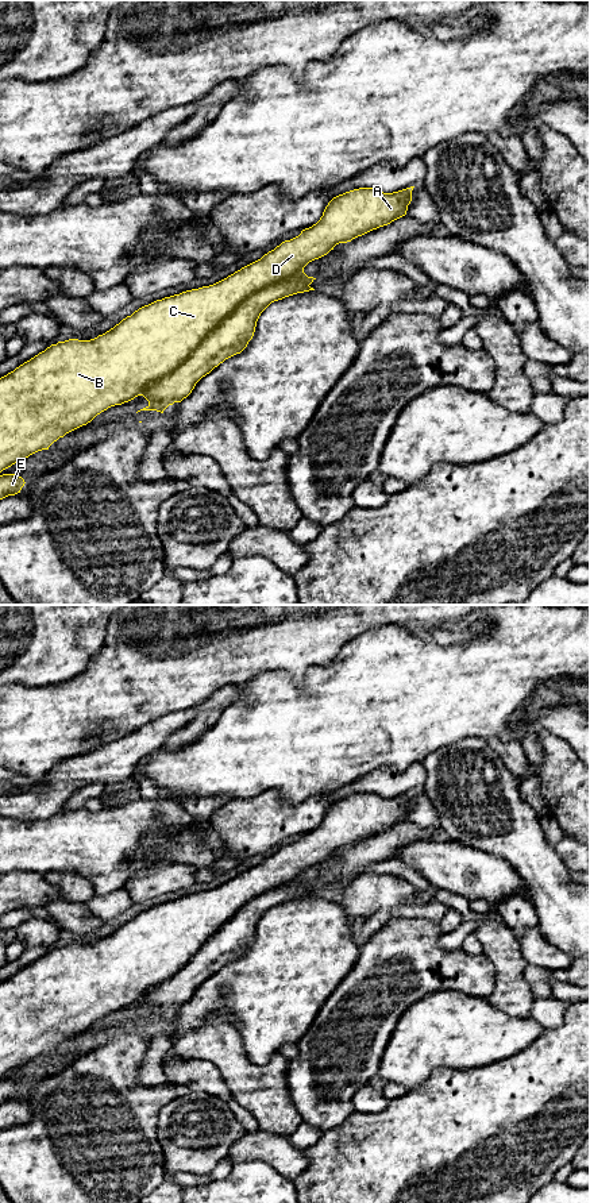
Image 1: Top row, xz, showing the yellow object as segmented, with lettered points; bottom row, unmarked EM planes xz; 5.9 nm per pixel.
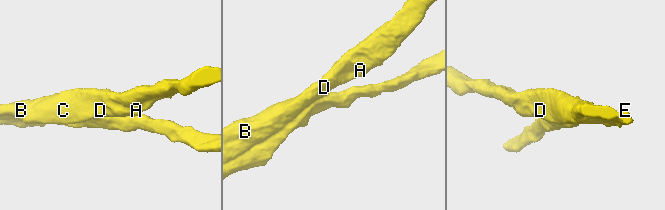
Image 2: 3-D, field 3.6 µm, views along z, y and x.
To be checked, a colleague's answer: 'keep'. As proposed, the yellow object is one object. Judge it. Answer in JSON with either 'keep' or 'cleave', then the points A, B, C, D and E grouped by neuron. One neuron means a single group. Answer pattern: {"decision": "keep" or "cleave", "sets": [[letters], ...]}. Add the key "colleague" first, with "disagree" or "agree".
{"colleague": "disagree", "decision": "cleave", "sets": [["A", "B", "C", "D"], ["E"]]}

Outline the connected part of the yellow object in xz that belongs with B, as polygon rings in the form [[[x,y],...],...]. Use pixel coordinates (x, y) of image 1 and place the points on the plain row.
[[[359,793],[339,799],[328,807],[316,829],[227,883],[144,910],[95,944],[51,949],[1,982],[0,1077],[38,1056],[49,1054],[59,1042],[86,1030],[108,1013],[134,1005],[149,990],[177,975],[247,902],[302,878],[309,867],[327,860],[336,849],[405,821],[413,793],[393,798]]]

